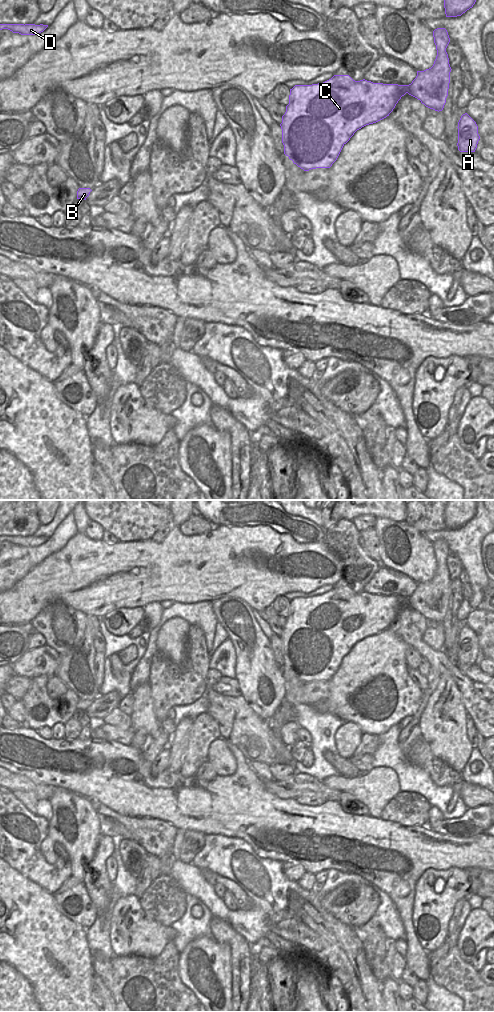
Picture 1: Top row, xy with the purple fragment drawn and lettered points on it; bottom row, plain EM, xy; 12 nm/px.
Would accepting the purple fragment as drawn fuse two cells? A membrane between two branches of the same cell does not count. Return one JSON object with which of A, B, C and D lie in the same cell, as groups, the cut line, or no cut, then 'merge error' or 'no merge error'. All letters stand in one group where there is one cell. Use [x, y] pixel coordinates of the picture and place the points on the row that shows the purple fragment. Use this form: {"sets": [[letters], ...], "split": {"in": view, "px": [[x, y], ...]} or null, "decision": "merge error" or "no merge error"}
{"sets": [["A", "B", "C", "D"]], "split": null, "decision": "no merge error"}

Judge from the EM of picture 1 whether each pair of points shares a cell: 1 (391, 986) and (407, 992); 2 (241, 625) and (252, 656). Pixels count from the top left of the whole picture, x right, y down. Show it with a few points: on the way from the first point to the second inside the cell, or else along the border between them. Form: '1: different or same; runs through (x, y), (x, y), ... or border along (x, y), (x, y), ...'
1: different; border along (397, 982), (397, 991), (401, 999)
2: same; runs through (245, 633), (252, 648)

